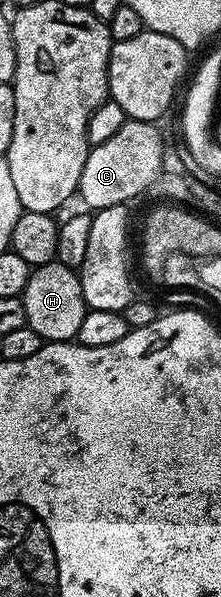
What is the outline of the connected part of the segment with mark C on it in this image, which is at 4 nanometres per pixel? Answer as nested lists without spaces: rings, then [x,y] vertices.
[[[139,119],[120,125],[120,130],[108,137],[108,141],[91,146],[88,161],[84,161],[84,173],[76,192],[77,198],[87,203],[87,208],[99,211],[108,205],[129,204],[138,194],[146,193],[151,185],[162,175],[162,150],[164,141],[154,123]]]

